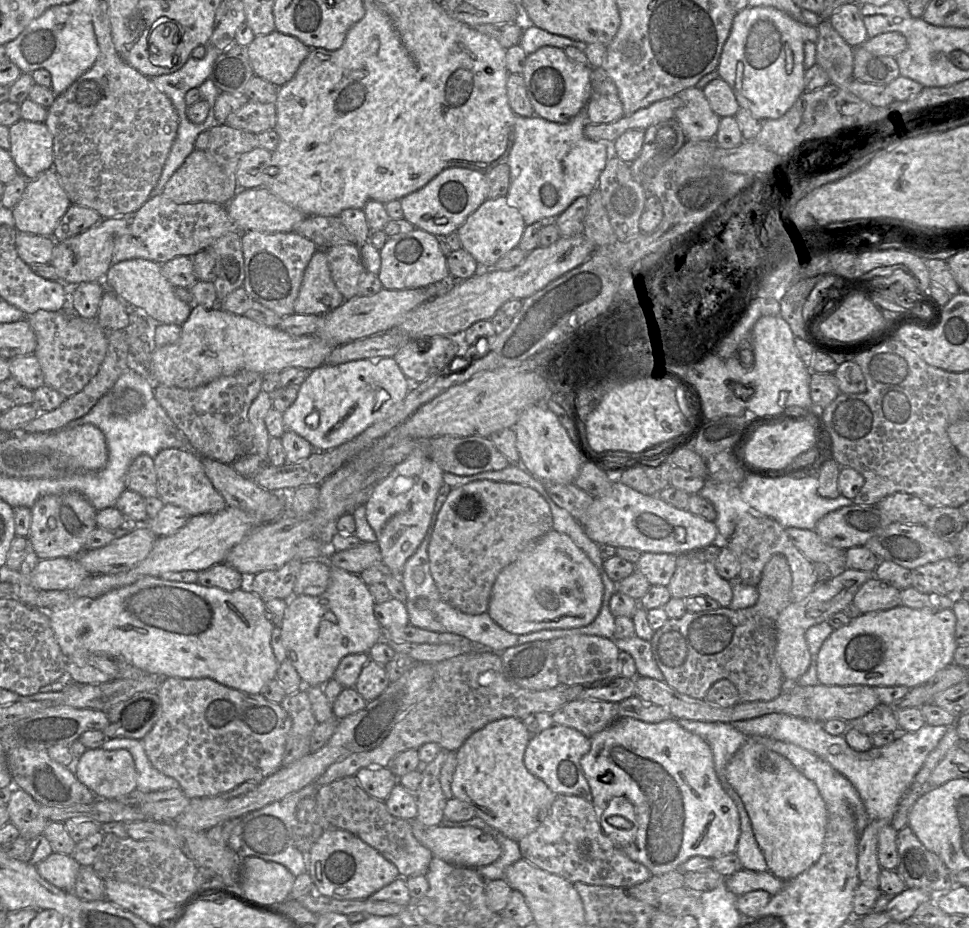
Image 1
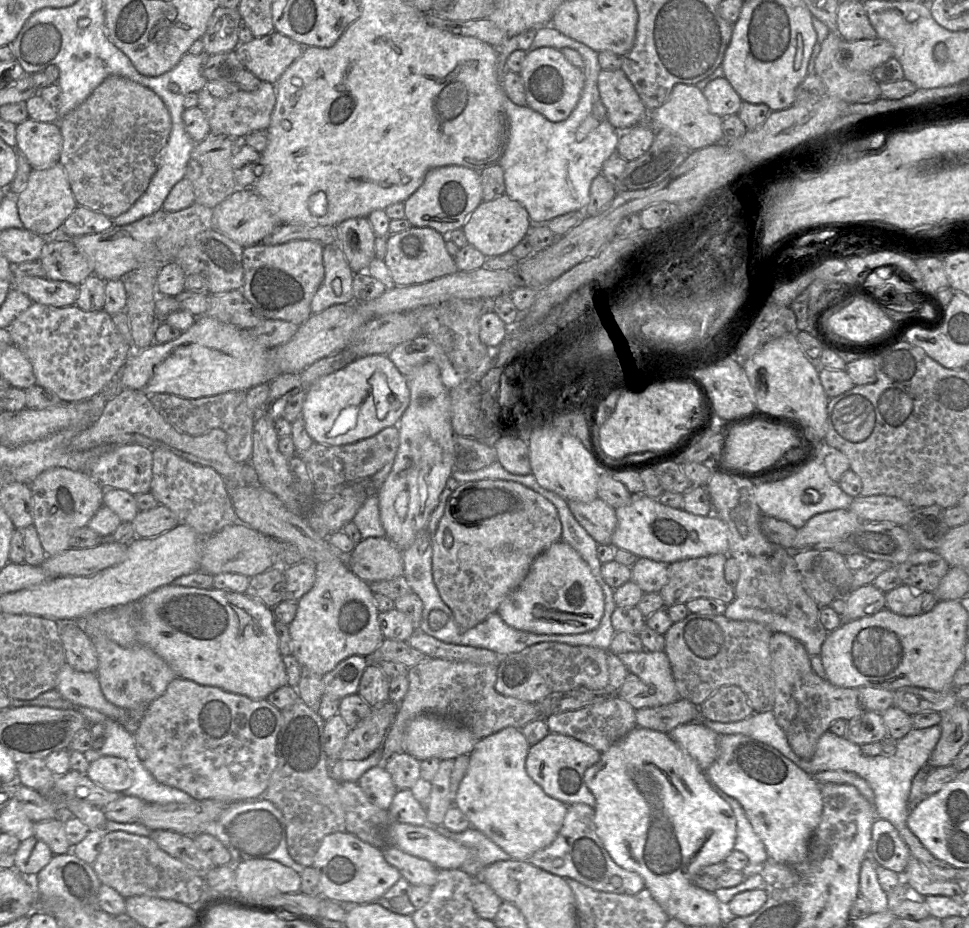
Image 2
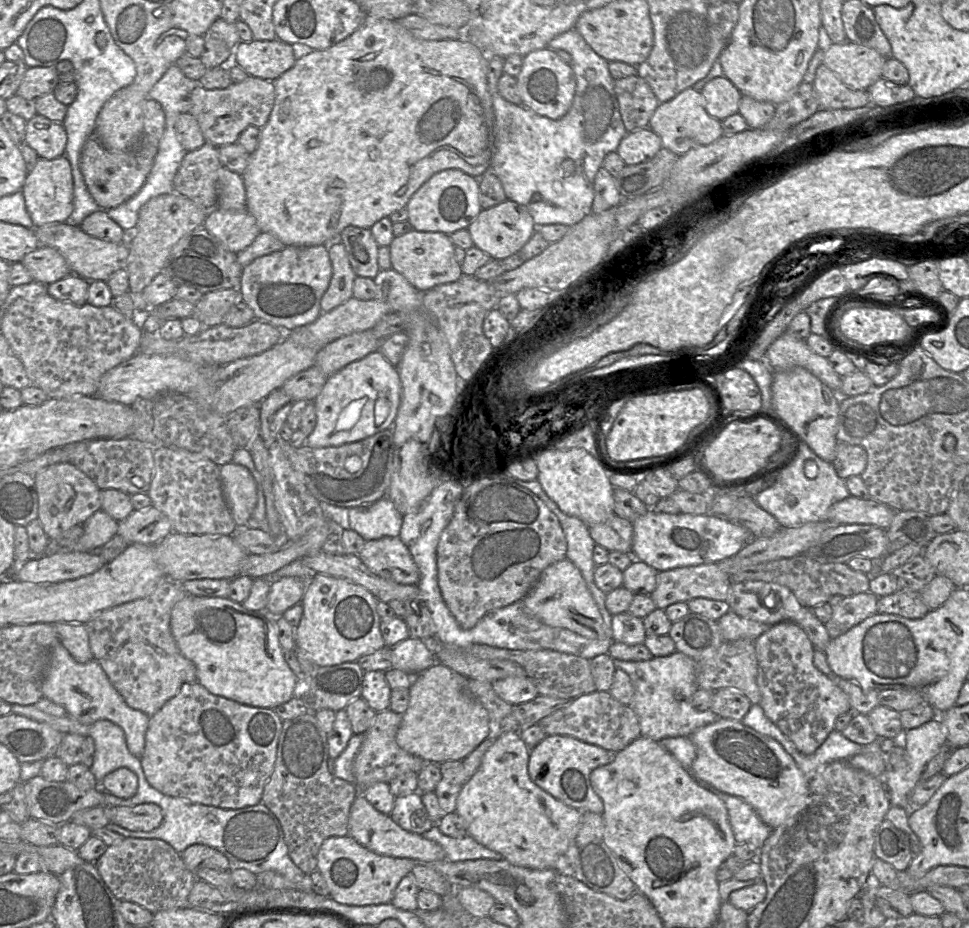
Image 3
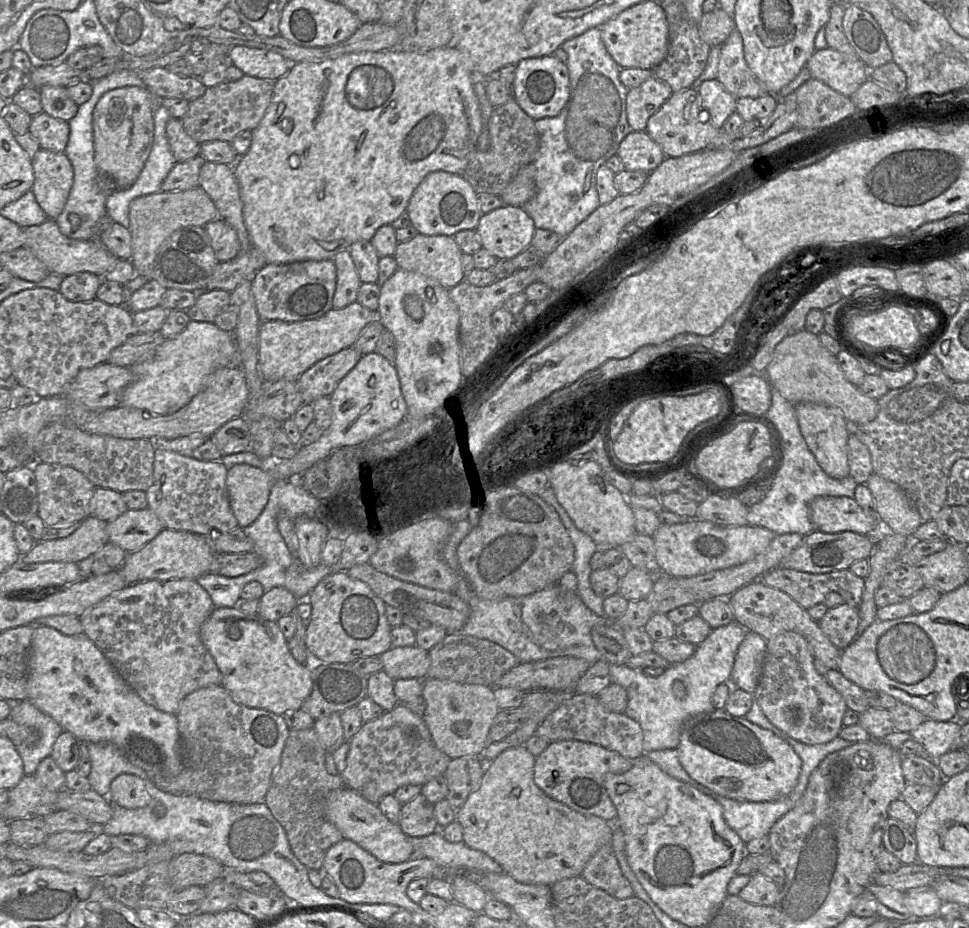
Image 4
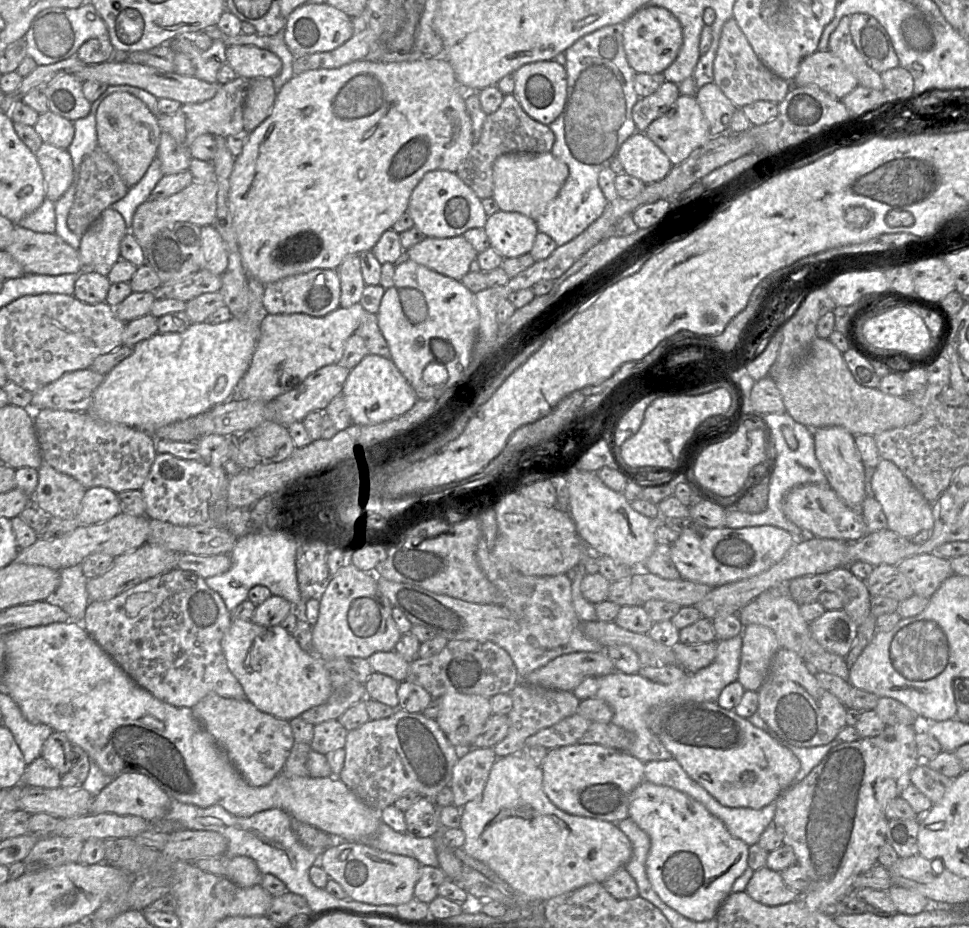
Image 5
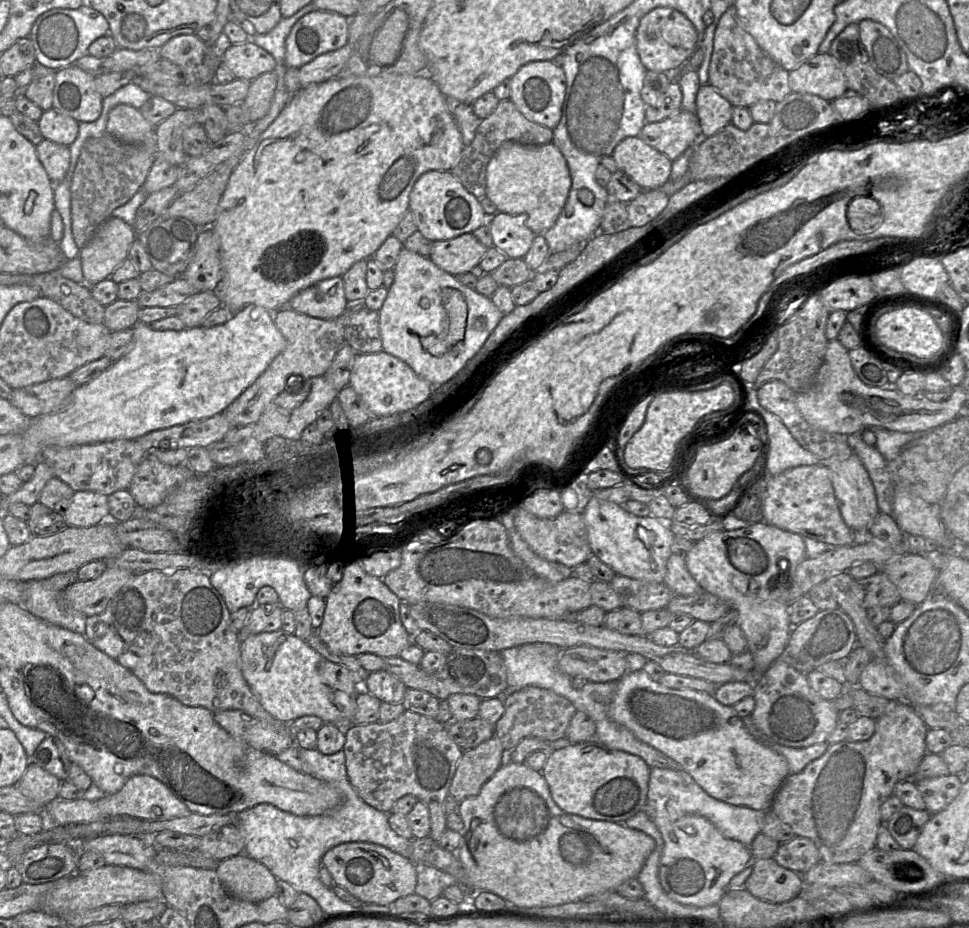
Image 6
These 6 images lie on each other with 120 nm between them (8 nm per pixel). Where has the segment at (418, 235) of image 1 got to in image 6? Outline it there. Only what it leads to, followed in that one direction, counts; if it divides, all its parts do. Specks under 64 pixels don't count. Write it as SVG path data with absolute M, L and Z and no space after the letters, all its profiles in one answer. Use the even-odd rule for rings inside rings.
M465 233L449 240L434 241L428 257L439 268L456 276L478 266L488 249L472 233Z

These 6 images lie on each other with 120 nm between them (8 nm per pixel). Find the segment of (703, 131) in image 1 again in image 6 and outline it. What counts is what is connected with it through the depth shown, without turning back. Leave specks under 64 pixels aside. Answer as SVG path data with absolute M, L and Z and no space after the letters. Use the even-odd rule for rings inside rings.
M680 110L660 122L645 123L638 137L673 161L701 139L701 126L695 112Z

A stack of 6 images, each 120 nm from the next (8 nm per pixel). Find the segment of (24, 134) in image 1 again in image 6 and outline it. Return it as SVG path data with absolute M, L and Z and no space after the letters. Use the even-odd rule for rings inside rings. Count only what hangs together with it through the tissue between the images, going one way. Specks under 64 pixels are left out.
M53 108L44 111L37 123L44 139L58 144L69 146L78 135L79 122Z

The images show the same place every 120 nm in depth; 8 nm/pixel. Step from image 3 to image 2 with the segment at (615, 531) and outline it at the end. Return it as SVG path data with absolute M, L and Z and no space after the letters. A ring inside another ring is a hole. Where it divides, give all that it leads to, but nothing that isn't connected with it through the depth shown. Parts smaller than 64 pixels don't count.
M600 498L591 502L567 502L577 522L598 544L611 544L612 535L617 525L615 508Z

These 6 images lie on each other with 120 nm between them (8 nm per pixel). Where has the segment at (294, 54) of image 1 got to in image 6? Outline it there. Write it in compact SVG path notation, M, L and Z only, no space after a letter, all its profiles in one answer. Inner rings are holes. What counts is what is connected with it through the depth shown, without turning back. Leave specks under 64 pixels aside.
M251 39L232 44L222 58L224 64L234 74L235 79L252 81L260 75L275 69L275 58L255 44Z

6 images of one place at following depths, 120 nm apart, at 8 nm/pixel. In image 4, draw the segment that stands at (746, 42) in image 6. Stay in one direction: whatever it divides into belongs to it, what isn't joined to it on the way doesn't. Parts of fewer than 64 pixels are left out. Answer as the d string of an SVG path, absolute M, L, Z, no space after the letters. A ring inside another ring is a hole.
M736 29L721 46L716 79L736 99L768 94L745 61L742 37Z

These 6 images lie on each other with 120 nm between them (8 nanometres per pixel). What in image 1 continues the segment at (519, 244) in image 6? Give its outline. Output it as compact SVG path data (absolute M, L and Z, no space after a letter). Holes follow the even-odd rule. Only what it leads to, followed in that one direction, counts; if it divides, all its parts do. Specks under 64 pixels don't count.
M506 197L486 199L456 233L462 248L470 253L481 269L494 268L495 263L510 250L518 247L526 225L519 210L510 205Z

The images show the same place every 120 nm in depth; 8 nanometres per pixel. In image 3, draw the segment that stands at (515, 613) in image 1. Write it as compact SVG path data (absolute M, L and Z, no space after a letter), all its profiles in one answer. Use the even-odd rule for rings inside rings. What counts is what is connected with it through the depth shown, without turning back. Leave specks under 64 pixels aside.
M567 558L545 568L532 590L522 599L541 622L571 630L590 639L603 638L603 619L580 570Z

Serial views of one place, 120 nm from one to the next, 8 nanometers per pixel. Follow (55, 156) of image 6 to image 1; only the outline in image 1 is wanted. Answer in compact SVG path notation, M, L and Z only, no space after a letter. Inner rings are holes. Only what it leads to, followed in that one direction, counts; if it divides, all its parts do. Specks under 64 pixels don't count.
M54 169L41 173L27 186L19 203L12 209L18 232L52 236L71 202Z

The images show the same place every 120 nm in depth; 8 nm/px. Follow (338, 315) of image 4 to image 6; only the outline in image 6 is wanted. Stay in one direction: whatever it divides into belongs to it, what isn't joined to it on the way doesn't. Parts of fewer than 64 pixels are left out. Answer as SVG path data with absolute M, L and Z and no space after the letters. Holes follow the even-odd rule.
M284 307L273 314L273 322L285 338L286 346L256 381L222 412L231 427L256 424L267 406L285 390L291 375L300 376L304 380L323 376L344 343L346 312L337 318L321 319Z

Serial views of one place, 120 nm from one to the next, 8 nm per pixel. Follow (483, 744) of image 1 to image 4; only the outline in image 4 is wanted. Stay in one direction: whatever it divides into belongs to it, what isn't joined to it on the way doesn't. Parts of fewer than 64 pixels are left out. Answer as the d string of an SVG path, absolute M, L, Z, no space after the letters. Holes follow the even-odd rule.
M523 745L506 749L494 760L486 764L486 770L483 774L479 789L472 792L464 804L456 811L456 821L458 821L462 826L463 842L470 848L487 854L501 866L503 872L511 876L517 882L523 884L545 884L551 886L560 880L581 876L581 873L589 859L599 849L611 844L613 838L613 828L611 823L598 816L581 814L562 804L561 802L558 802L547 796L534 782L535 758L536 757L534 757Z

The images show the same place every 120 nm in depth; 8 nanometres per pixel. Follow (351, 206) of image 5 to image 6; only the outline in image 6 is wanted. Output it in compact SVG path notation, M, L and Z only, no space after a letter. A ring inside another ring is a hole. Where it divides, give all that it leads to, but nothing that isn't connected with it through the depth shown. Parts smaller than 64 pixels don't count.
M426 73L380 74L378 76L358 76L349 78L336 77L325 82L311 84L292 94L277 118L257 138L252 147L243 154L239 164L231 173L226 189L220 199L215 220L210 227L216 234L219 243L221 279L215 291L222 303L222 306L225 307L231 313L231 315L239 312L244 307L250 304L262 306L268 311L274 312L281 308L287 307L287 303L289 302L289 300L299 291L323 279L335 276L342 276L355 262L359 260L373 258L375 251L388 236L392 235L394 228L402 219L405 212L409 210L409 193L418 177L430 170L451 171L458 164L464 149L464 144L462 141L460 129L452 114L452 105L453 104L442 94L435 82Z

